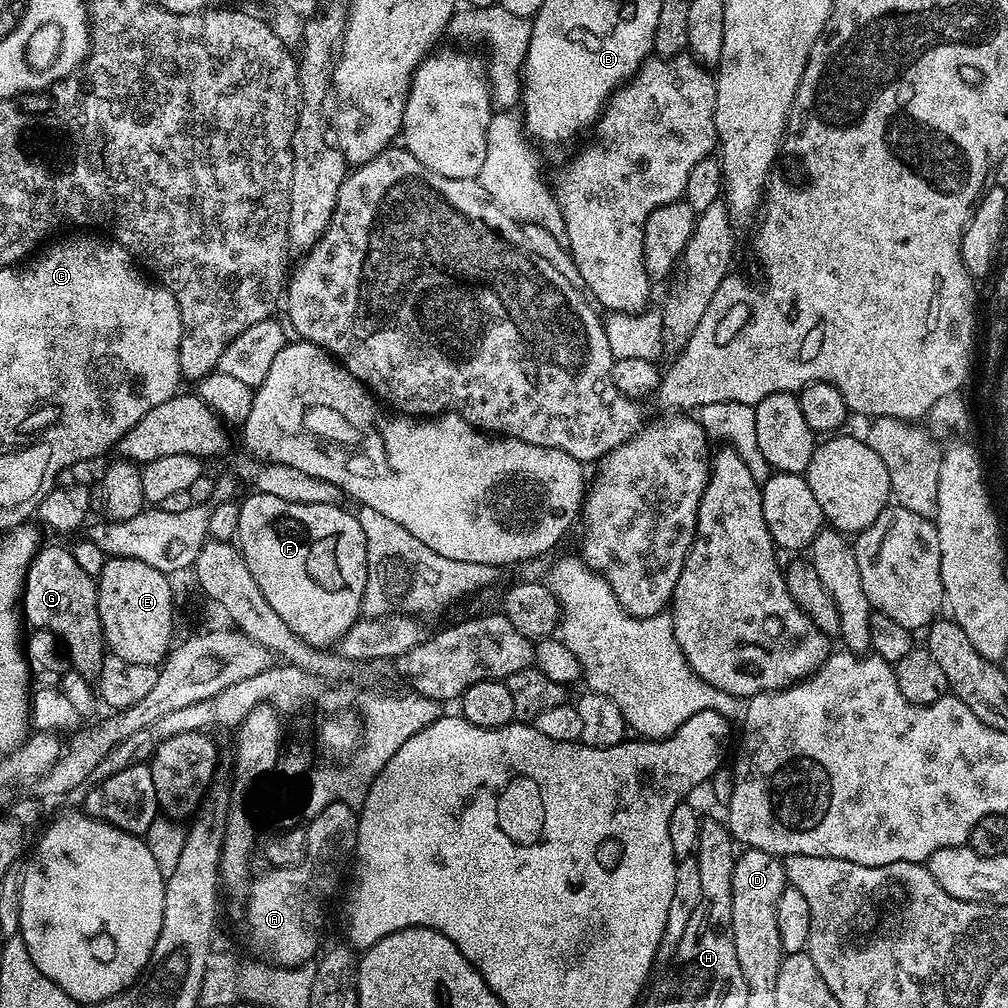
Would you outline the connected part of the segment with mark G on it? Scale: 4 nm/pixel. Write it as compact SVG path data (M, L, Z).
M52 544L36 553L24 579L22 616L33 629L44 628L57 636L68 654L71 671L85 678L99 677L106 645L96 605L96 580L78 566L71 547Z

